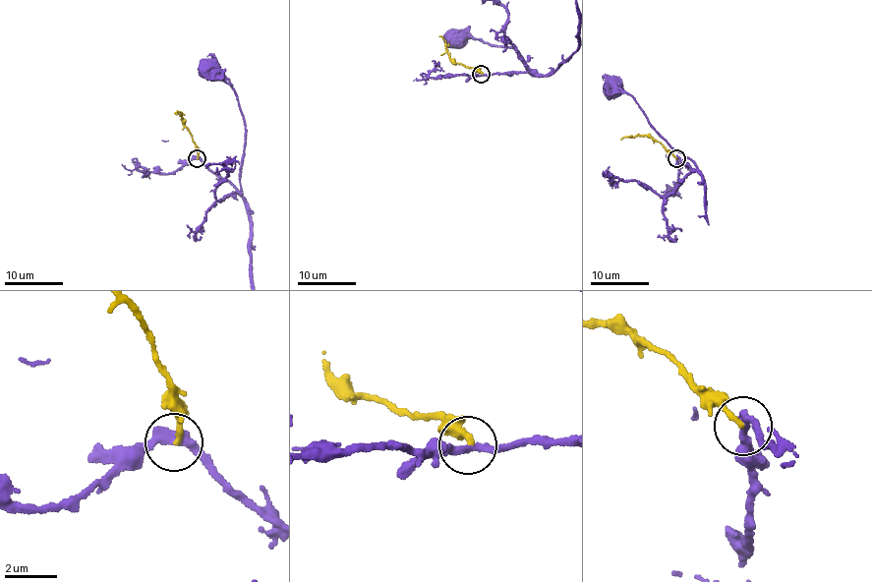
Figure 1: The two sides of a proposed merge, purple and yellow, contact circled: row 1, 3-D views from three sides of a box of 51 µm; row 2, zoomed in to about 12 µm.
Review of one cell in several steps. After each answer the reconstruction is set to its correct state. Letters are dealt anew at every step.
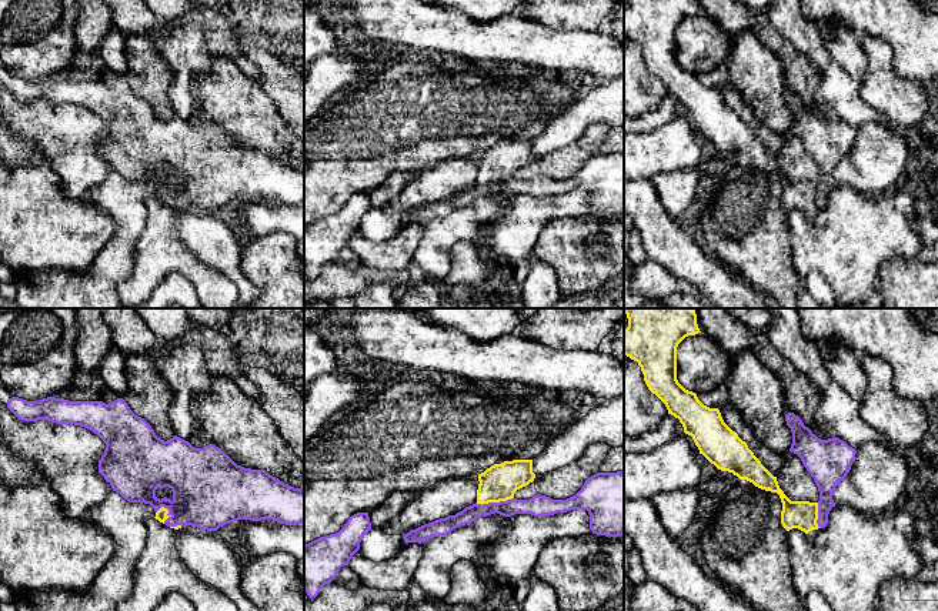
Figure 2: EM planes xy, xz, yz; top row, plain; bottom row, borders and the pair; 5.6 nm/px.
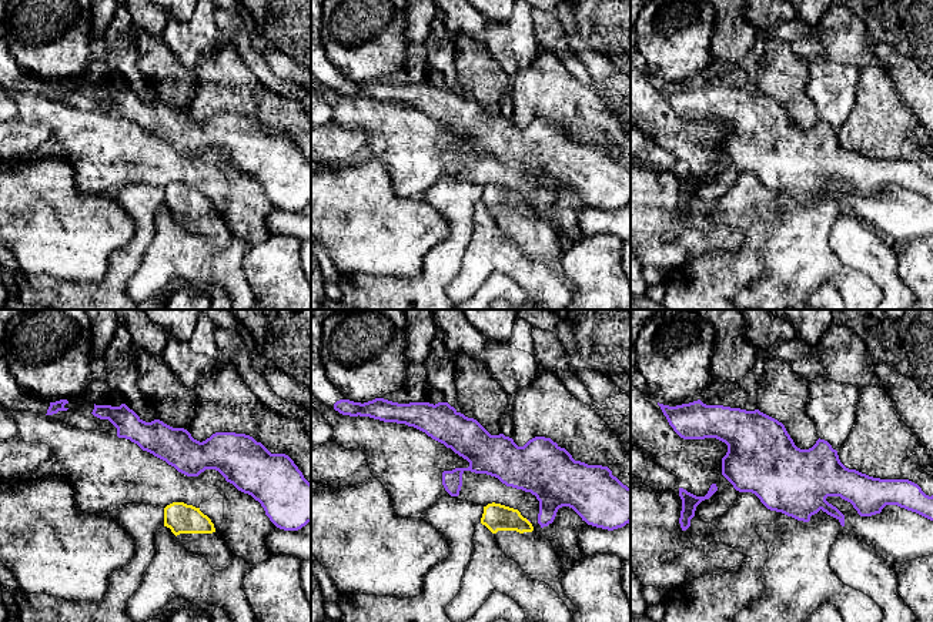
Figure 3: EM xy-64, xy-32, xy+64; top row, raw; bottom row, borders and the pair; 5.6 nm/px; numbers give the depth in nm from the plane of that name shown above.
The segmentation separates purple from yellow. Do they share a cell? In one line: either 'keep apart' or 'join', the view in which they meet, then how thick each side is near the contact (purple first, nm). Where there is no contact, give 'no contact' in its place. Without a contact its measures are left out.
keep apart | xz | 120/200 nm

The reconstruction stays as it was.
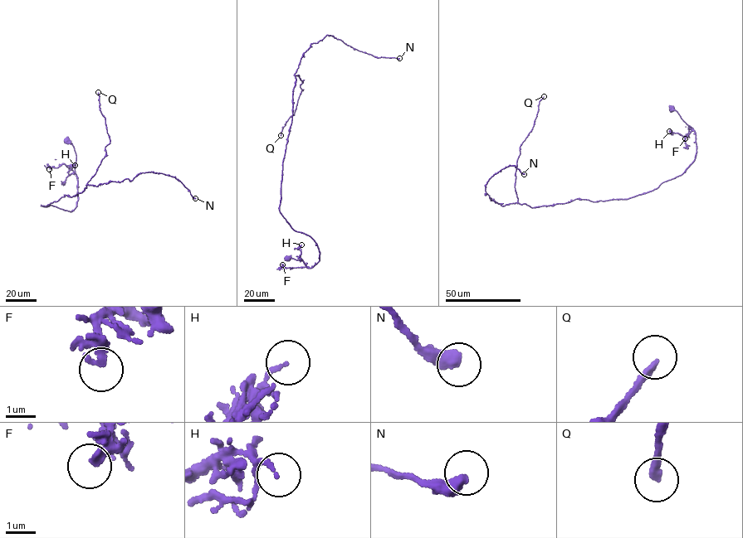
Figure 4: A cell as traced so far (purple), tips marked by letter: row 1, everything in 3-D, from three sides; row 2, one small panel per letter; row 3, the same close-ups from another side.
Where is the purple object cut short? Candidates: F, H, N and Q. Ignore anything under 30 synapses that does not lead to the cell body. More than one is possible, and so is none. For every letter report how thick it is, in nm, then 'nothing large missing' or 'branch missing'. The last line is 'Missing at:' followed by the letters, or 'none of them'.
F: 180 nm | nothing large missing
H: 150 nm | nothing large missing
N: 480 nm | nothing large missing
Q: 240 nm | branch missing
Missing at: Q

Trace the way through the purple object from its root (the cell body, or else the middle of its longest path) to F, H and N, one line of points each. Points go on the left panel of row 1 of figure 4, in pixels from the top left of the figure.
F: (66, 141), (72, 144), (75, 154), (75, 172), (64, 164), (56, 167), (49, 166), (49, 169)
H: (66, 141), (72, 144), (76, 157), (75, 172), (69, 174), (70, 167), (75, 165)
N: (66, 141), (76, 157), (76, 207), (41, 205), (87, 184), (150, 172), (174, 176), (195, 198)

